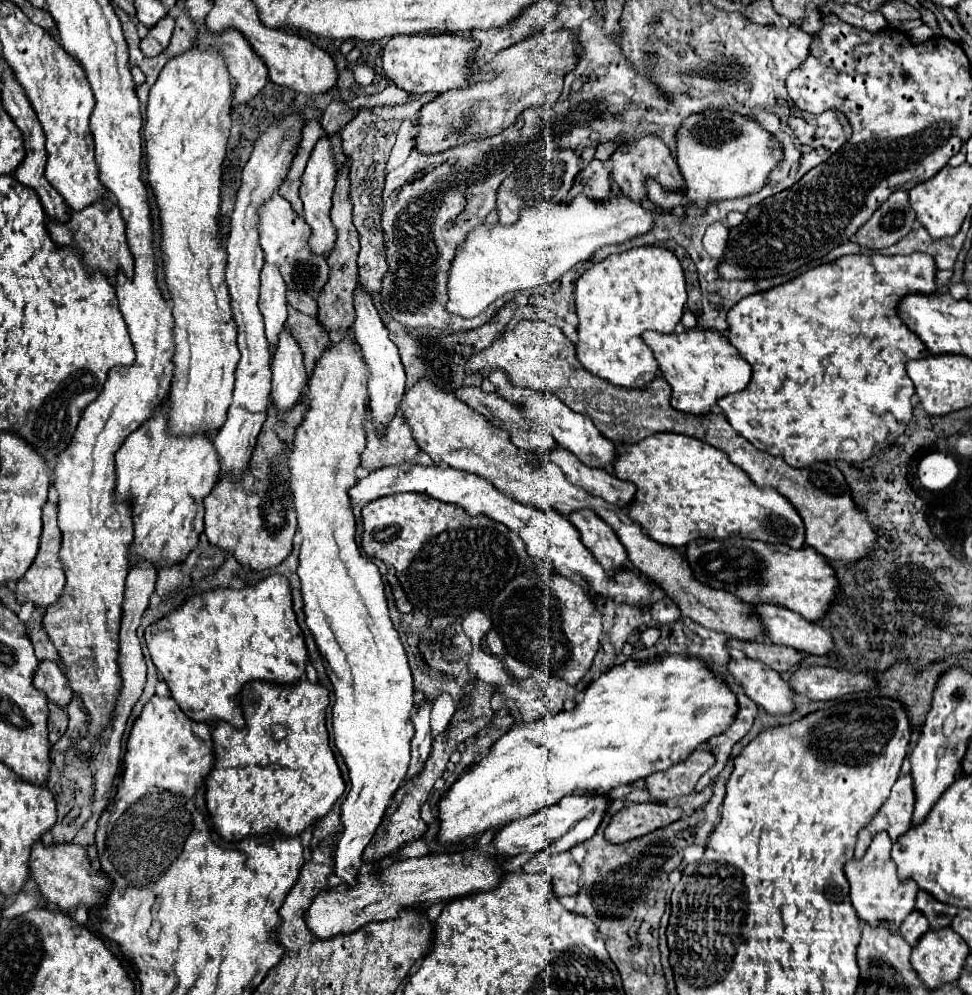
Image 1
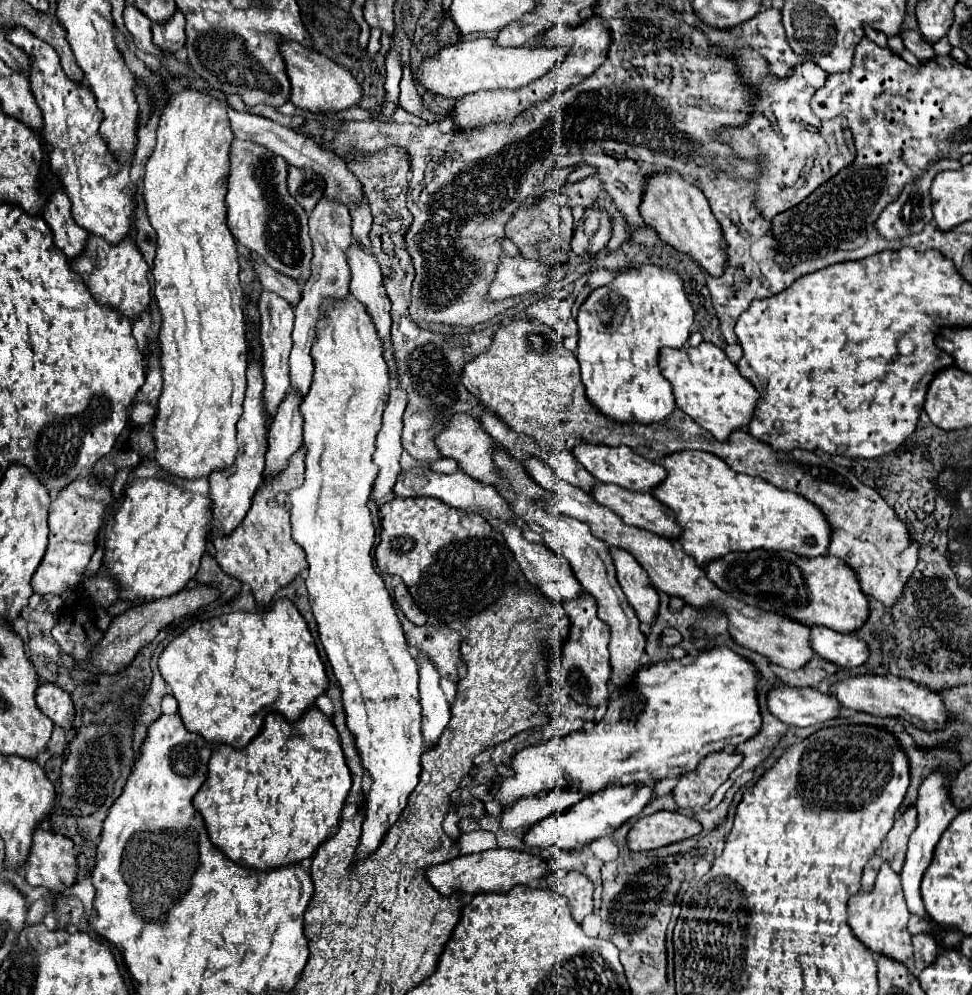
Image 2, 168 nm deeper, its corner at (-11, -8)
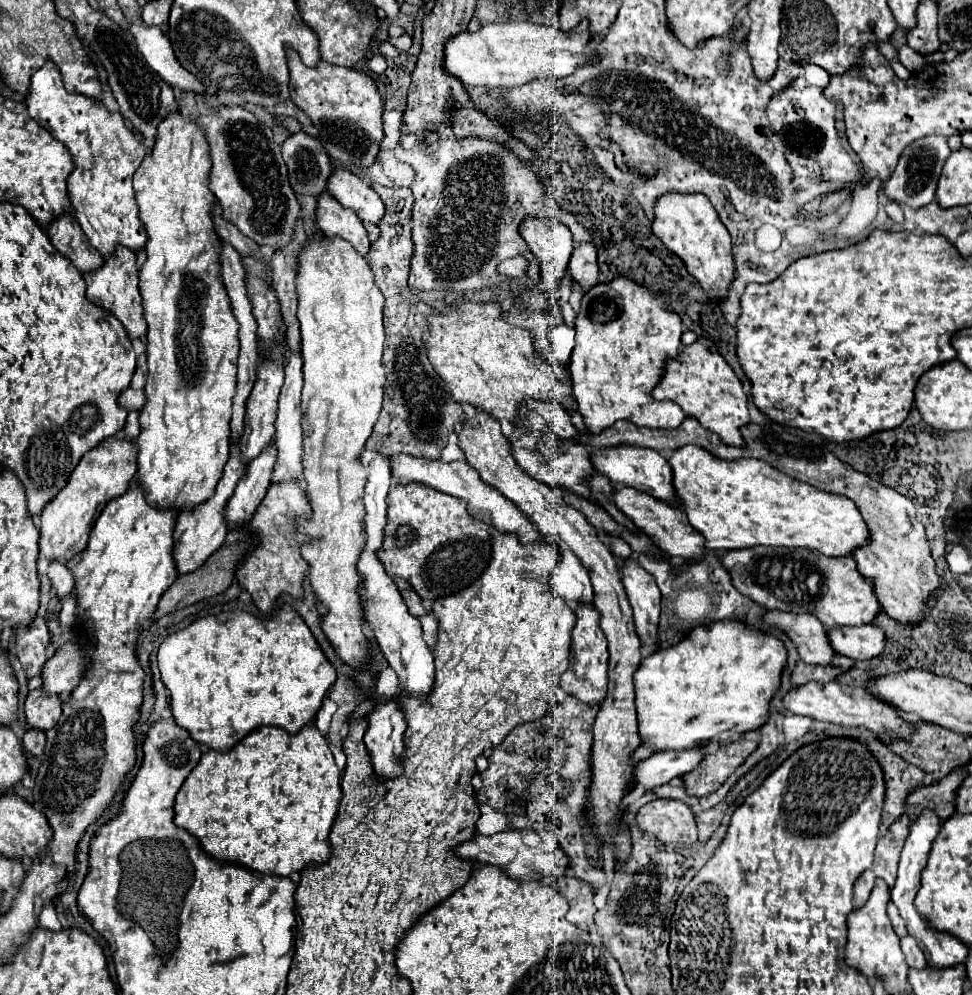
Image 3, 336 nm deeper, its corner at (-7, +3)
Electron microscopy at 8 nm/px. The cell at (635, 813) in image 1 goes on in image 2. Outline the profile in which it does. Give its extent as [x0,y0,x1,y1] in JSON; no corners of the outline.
[628,811,702,851]

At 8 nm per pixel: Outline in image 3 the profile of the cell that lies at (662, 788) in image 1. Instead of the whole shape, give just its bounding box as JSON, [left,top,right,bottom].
[682,740,756,798]

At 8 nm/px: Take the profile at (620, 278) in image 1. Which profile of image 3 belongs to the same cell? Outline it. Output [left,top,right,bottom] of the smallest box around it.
[570,274,686,432]

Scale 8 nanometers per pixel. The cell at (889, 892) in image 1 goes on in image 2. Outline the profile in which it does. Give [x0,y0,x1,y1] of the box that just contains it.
[848,865,916,975]

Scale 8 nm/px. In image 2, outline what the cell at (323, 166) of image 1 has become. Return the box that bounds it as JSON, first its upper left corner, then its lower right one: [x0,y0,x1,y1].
[290,197,352,395]

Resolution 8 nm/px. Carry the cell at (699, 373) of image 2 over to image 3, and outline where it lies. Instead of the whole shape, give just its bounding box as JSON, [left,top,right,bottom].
[652,338,750,446]

